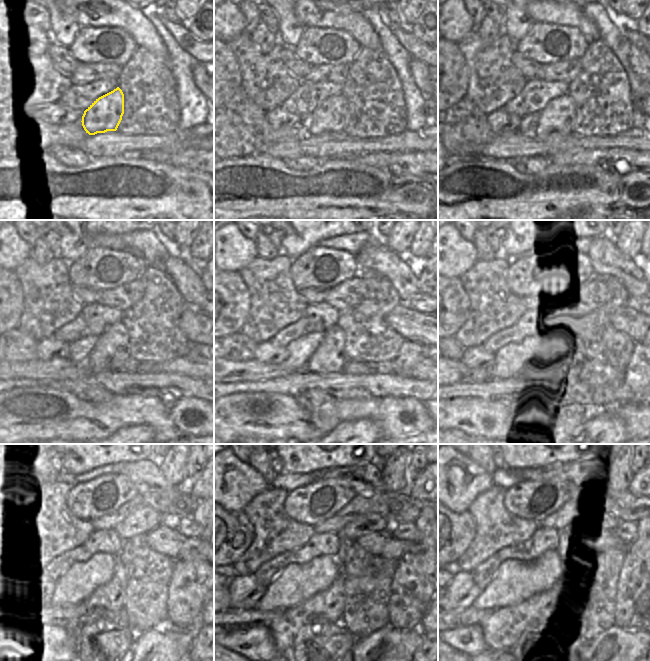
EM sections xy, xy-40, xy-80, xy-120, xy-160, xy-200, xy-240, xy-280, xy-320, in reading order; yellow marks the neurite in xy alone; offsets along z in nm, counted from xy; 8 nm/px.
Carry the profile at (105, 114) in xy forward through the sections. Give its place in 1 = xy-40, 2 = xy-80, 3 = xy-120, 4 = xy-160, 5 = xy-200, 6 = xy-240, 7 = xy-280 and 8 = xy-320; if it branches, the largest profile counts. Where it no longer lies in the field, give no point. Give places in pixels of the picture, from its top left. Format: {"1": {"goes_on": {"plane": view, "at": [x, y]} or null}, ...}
{"1": {"goes_on": {"plane": "xy-40", "at": [332, 114]}}, "2": {"goes_on": {"plane": "xy-80", "at": [558, 115]}}, "3": {"goes_on": {"plane": "xy-120", "at": [110, 353]}}, "4": {"goes_on": {"plane": "xy-160", "at": [330, 357]}}, "5": {"goes_on": {"plane": "xy-200", "at": [559, 363]}}, "6": {"goes_on": {"plane": "xy-240", "at": [110, 595]}}, "7": {"goes_on": {"plane": "xy-280", "at": [328, 604]}}, "8": {"goes_on": {"plane": "xy-320", "at": [503, 630]}}}

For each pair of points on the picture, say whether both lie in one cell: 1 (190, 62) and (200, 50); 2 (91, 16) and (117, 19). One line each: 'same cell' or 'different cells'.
1: different cells
2: same cell

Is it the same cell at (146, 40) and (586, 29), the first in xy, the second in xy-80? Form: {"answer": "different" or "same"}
{"answer": "same"}

